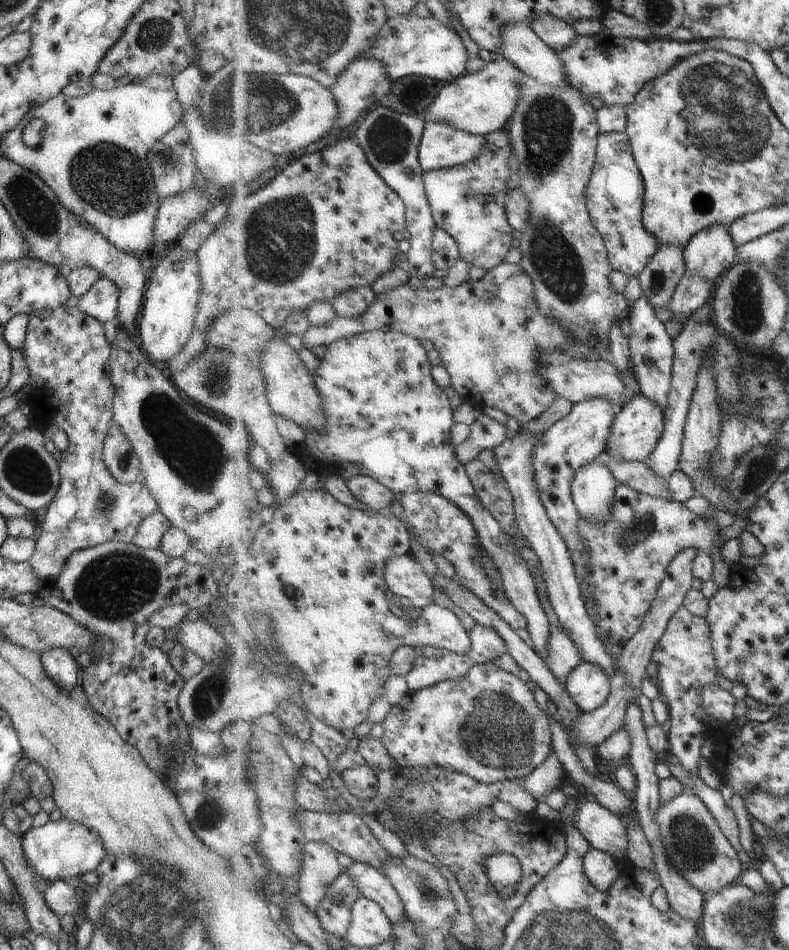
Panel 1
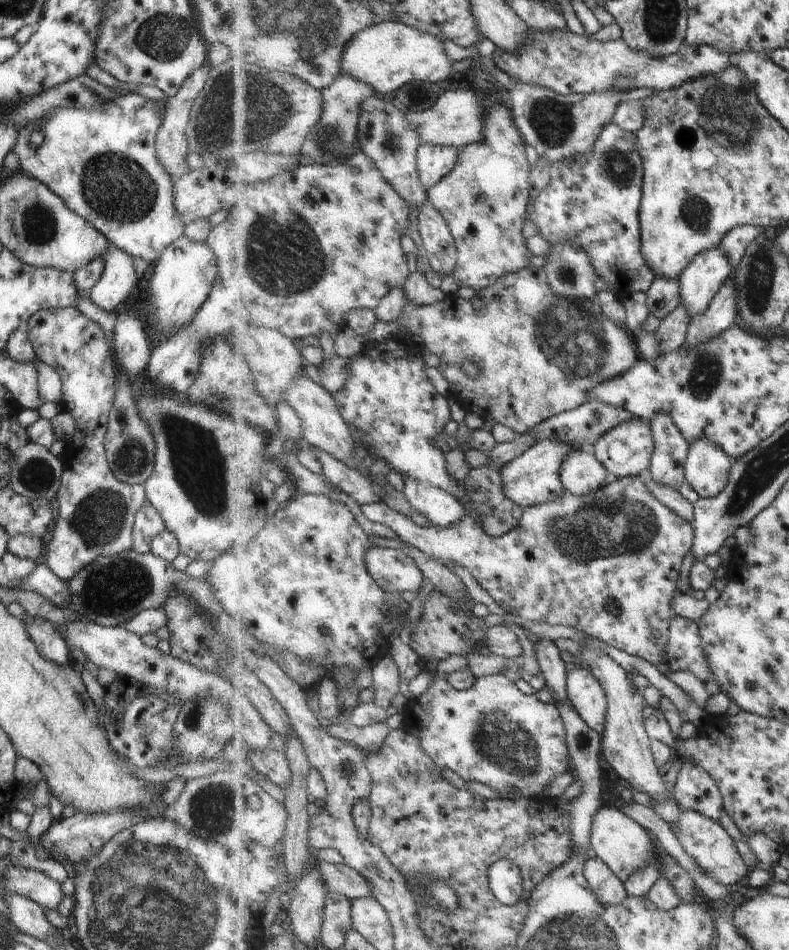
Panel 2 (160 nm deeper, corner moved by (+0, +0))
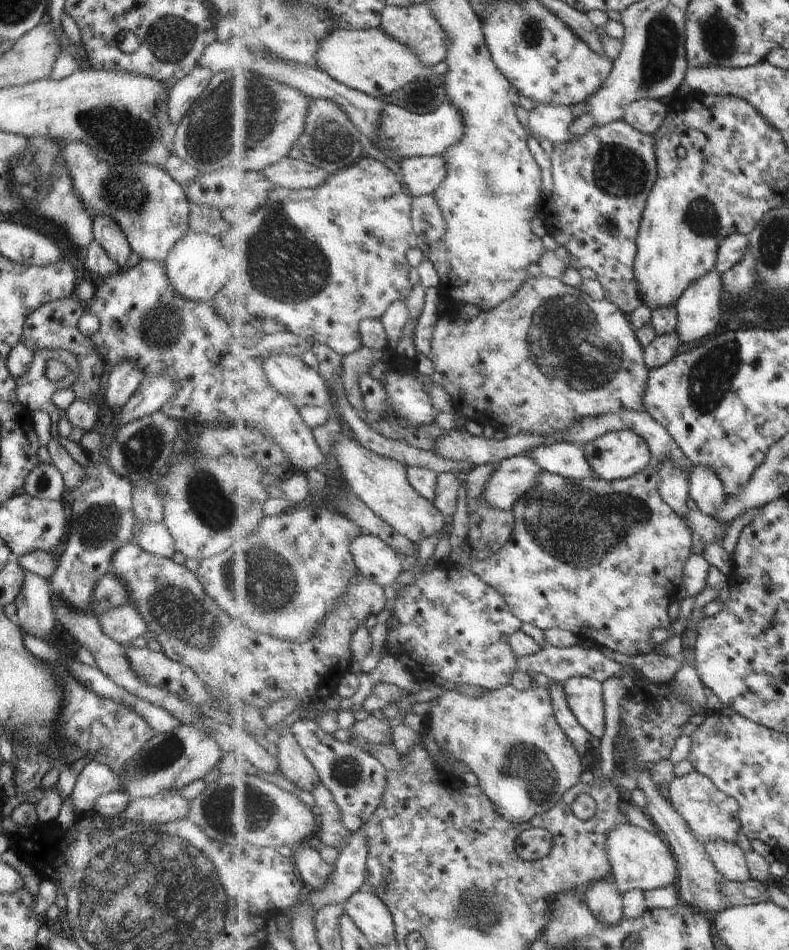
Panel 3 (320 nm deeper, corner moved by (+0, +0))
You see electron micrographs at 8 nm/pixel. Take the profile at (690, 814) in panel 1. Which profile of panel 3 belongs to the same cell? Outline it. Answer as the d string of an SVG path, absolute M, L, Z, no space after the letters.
M711 841L703 844L708 850L717 870L720 870L726 879L736 883L744 883L752 878L746 853L735 843Z

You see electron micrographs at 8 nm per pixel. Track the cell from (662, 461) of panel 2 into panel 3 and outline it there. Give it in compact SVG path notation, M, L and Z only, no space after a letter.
M657 463L660 470L659 490L665 502L684 519L688 512L687 500L690 496L689 476L674 463Z

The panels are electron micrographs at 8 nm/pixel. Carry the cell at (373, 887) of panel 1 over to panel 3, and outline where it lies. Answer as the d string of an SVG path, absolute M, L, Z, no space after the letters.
M302 842L288 852L295 860L300 877L307 885L318 889L326 885L328 878L332 877L334 865L327 864L321 858L321 854L306 842Z

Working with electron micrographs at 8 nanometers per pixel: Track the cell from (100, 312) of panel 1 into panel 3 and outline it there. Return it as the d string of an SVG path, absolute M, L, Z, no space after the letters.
M95 215L92 218L92 235L120 270L126 268L126 260L131 253L130 248L123 231L112 218Z

